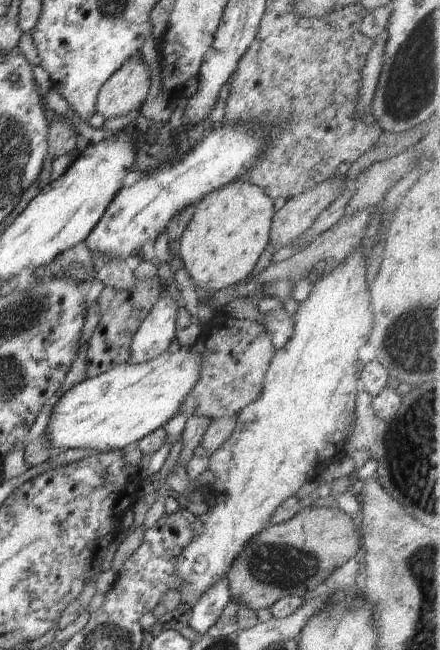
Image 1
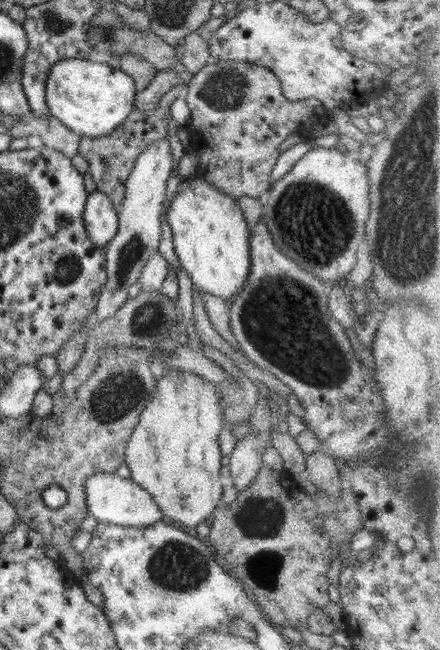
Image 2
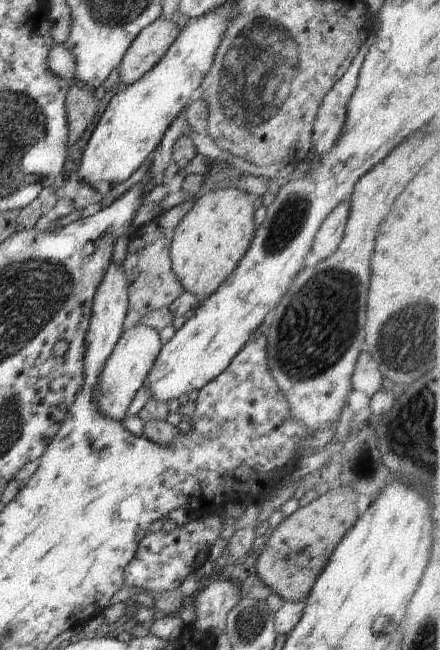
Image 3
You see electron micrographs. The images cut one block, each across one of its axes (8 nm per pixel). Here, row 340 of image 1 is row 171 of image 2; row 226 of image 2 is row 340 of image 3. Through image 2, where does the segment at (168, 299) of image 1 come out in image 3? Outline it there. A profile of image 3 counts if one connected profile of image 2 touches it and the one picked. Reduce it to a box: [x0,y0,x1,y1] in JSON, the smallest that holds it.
[94,323,162,422]

